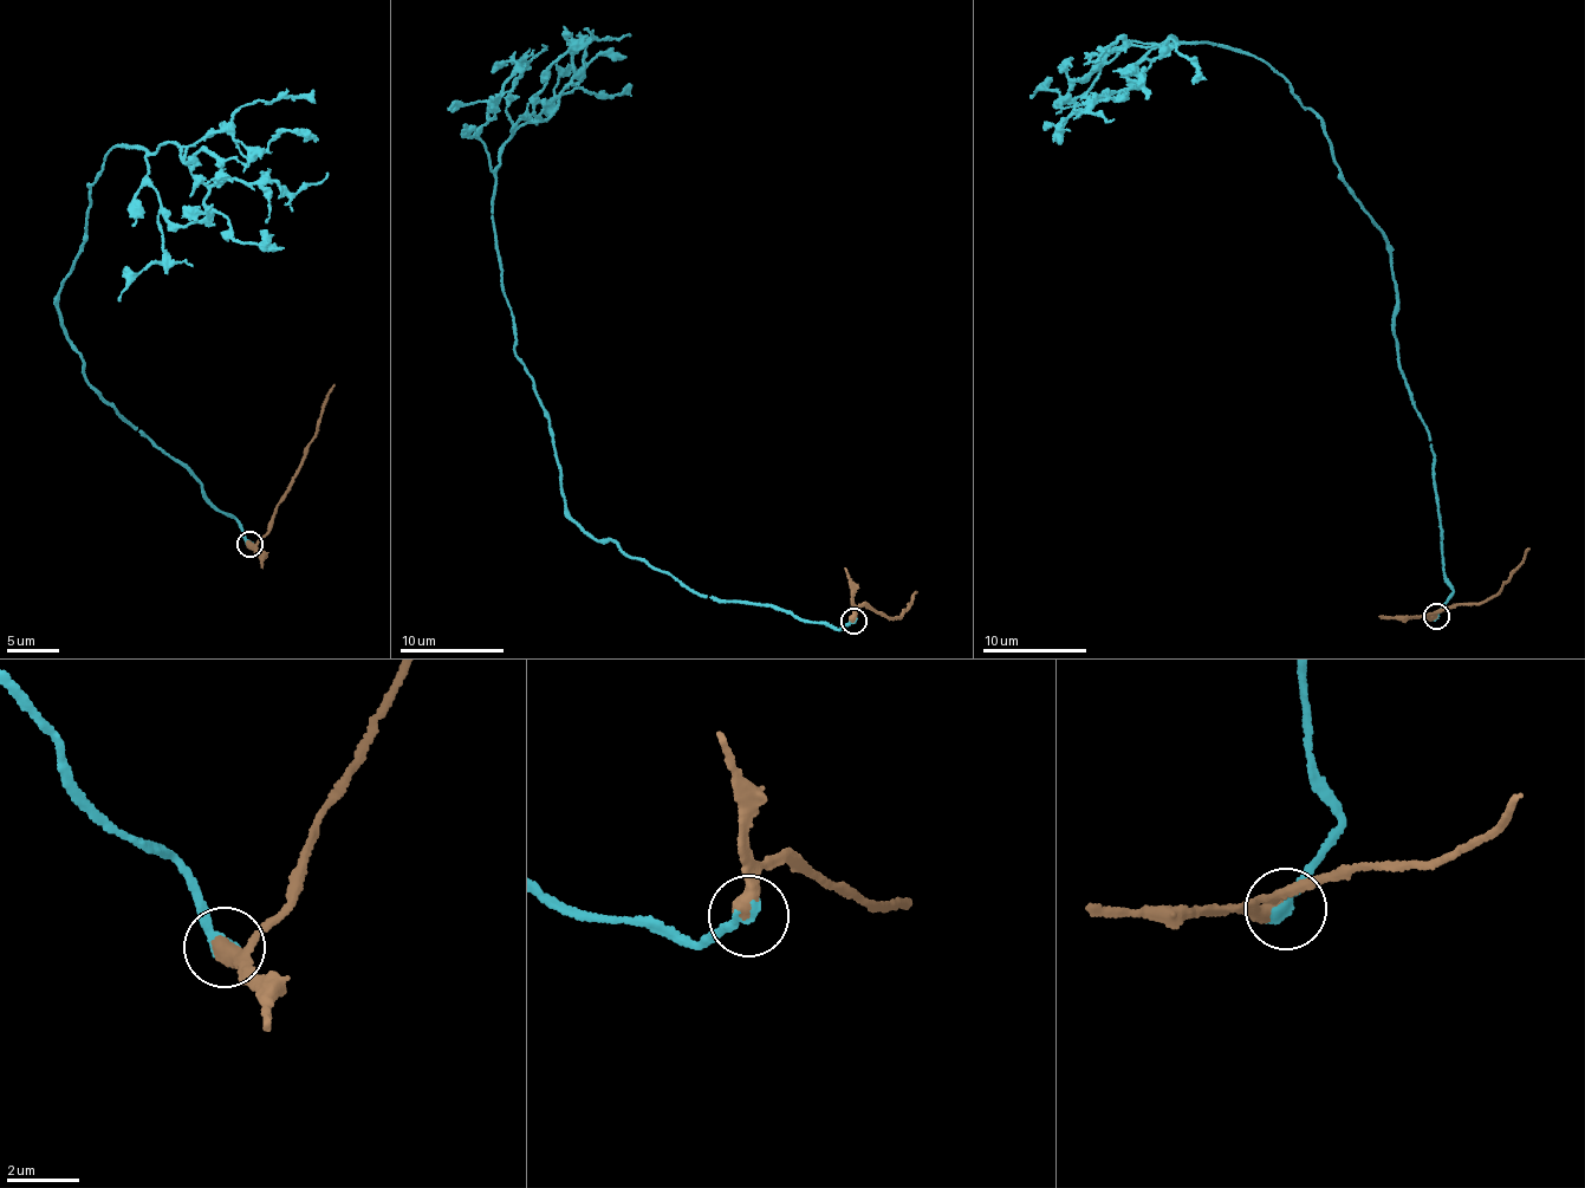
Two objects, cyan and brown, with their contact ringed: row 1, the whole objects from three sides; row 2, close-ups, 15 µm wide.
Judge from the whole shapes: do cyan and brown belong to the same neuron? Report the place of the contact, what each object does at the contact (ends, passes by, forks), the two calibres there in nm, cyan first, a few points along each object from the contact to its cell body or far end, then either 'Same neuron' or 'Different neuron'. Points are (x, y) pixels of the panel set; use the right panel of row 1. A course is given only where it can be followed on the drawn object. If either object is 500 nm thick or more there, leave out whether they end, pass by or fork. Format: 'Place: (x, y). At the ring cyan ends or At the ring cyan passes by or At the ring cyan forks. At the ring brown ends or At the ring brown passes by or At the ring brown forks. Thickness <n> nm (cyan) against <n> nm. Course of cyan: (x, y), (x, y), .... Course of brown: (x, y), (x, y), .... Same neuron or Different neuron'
Place: (1436, 616). At the ring cyan ends. At the ring brown ends. Thickness 360 nm (cyan) against 480 nm. Course of cyan: (1436, 617), (1389, 240), (1325, 122), (1259, 59), (1170, 38), (1144, 89), (1097, 102), (1115, 119). Course of brown: (1436, 617), (1428, 616), (1496, 594), (1524, 563), (1530, 549). Same neuron

